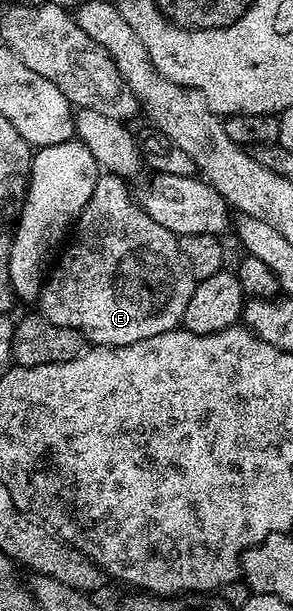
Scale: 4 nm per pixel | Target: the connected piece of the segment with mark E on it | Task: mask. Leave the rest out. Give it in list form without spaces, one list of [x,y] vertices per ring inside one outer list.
[[[111,173],[101,174],[100,180],[94,185],[94,193],[90,197],[86,209],[80,214],[79,220],[75,224],[74,235],[76,231],[76,240],[72,244],[69,242],[63,248],[63,251],[65,250],[64,256],[61,257],[60,264],[53,271],[51,268],[50,274],[45,278],[44,288],[40,290],[38,300],[39,314],[46,316],[50,321],[54,321],[54,325],[66,325],[70,329],[79,331],[85,340],[105,347],[130,345],[134,341],[145,339],[151,335],[177,330],[181,326],[186,313],[186,305],[190,305],[190,293],[194,286],[192,272],[188,270],[188,264],[184,262],[184,255],[177,247],[177,236],[172,235],[170,229],[162,229],[162,225],[158,221],[154,221],[154,217],[150,217],[150,213],[146,213],[144,208],[140,206],[134,191],[131,191],[124,183],[127,182],[121,176]]]

